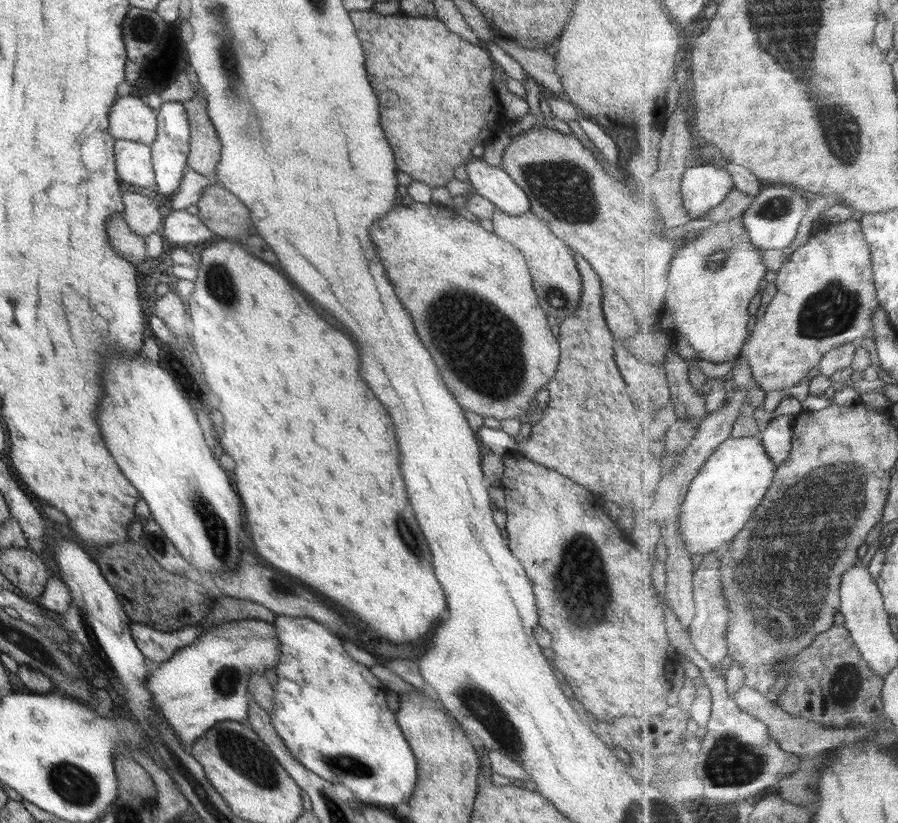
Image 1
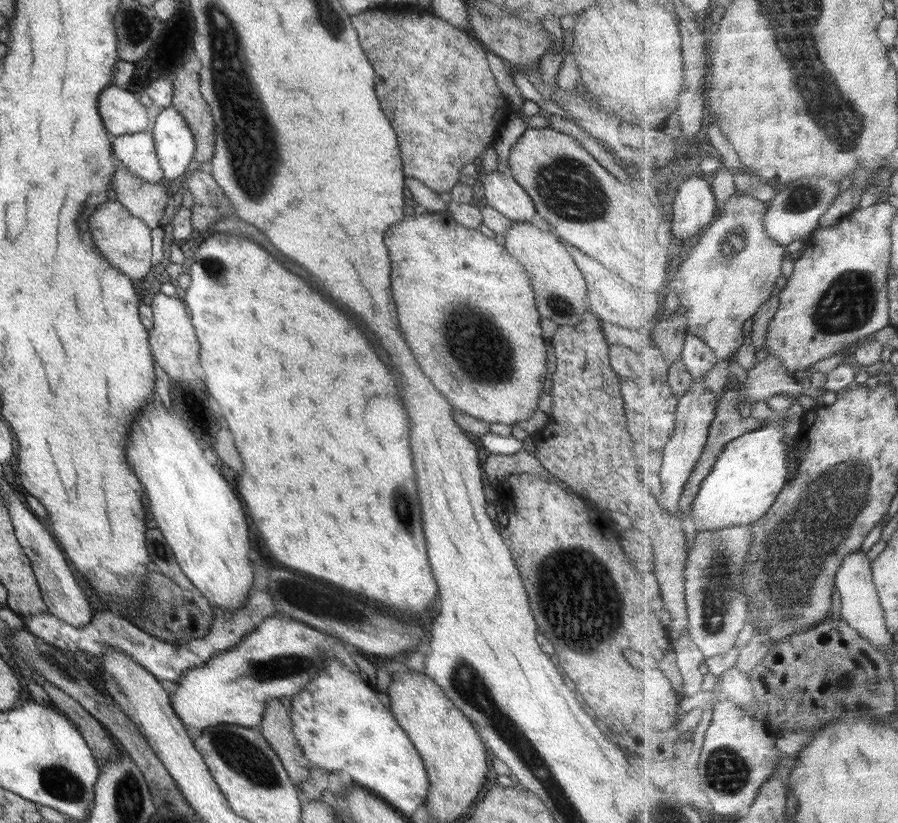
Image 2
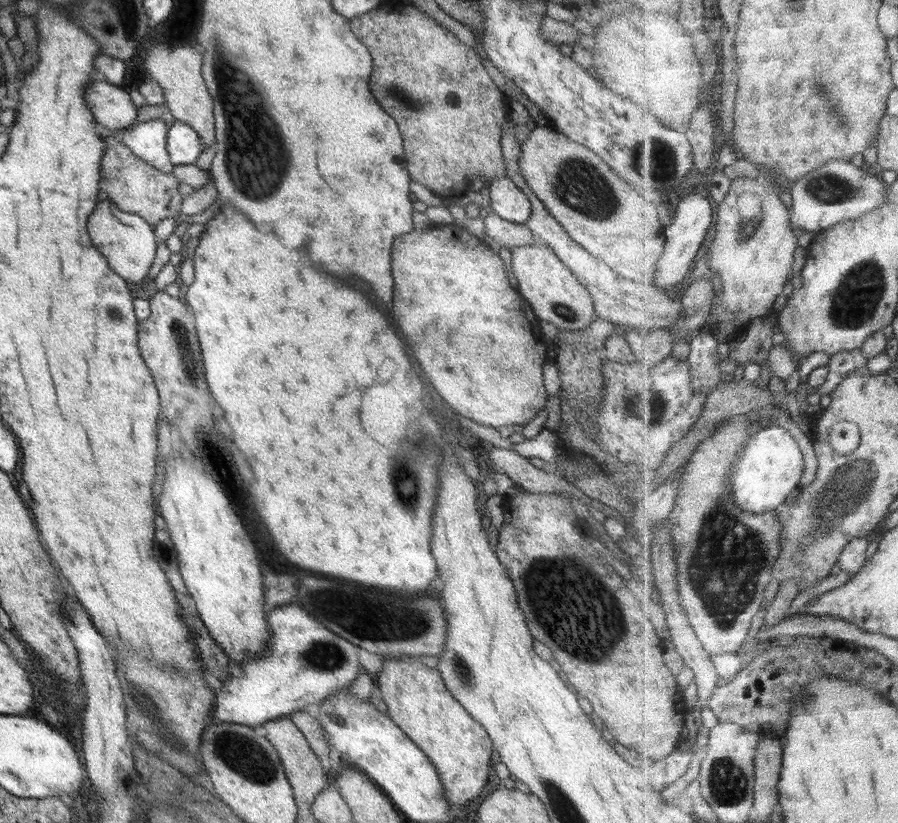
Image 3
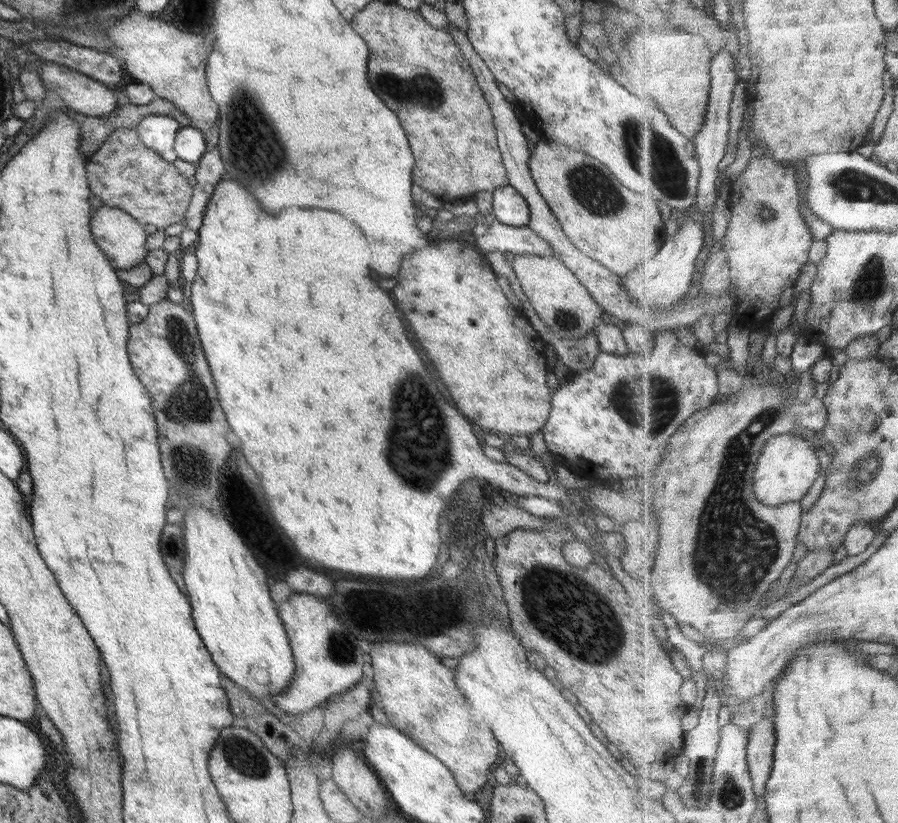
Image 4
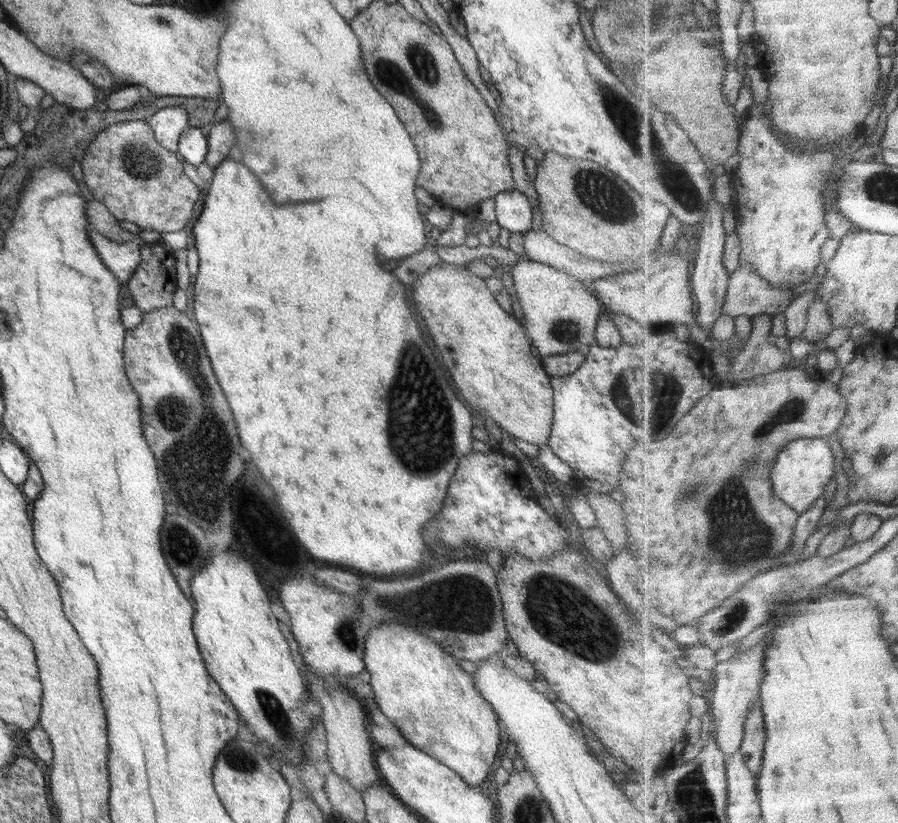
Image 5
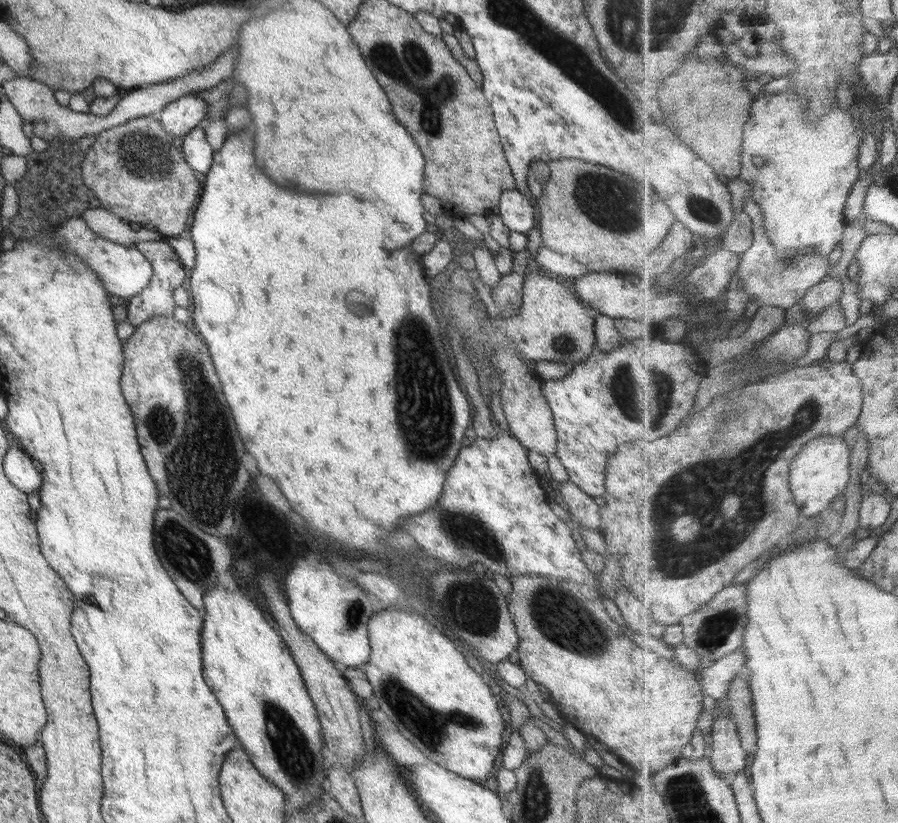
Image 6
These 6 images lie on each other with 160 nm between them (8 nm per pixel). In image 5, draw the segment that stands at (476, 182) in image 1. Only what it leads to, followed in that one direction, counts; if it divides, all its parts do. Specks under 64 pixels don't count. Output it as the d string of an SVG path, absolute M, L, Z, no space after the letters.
M505 190L498 192L493 199L496 222L501 228L521 234L530 230L533 210L522 192Z

